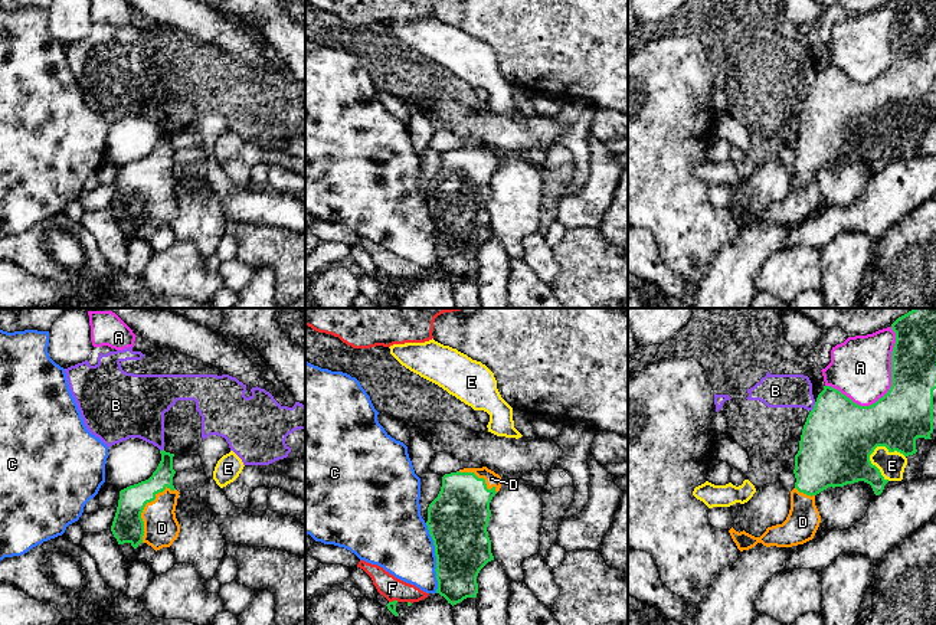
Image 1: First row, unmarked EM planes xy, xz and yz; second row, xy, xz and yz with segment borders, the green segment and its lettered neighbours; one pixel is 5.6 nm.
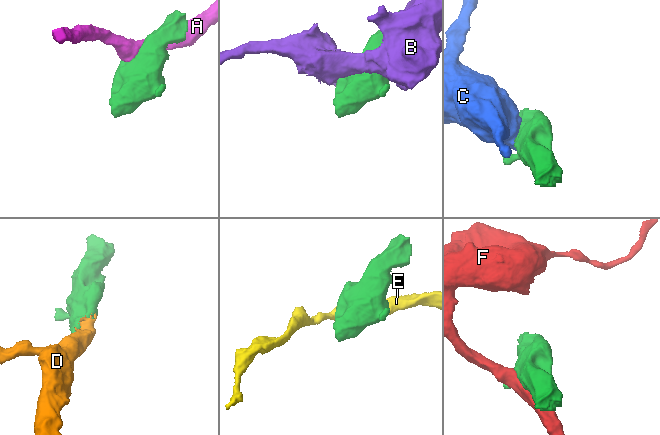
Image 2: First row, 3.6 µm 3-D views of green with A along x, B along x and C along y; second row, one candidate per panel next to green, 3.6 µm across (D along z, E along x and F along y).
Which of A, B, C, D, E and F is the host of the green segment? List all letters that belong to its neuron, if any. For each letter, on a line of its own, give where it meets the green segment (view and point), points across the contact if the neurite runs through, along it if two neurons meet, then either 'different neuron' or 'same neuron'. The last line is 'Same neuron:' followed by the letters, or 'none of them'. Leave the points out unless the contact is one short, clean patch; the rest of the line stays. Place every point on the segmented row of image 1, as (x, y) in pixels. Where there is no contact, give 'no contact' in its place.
A: meets green in yz at (889, 390); different neuron
B: meets green in yz at (814, 406); different neuron
C: meets green in xz at (437, 558); different neuron
D: meets green in xy at (143, 509); same neuron
E: meets green in yz at (871, 464); different neuron
F: meets green in xz at (393, 601); different neuron
Same neuron: D

